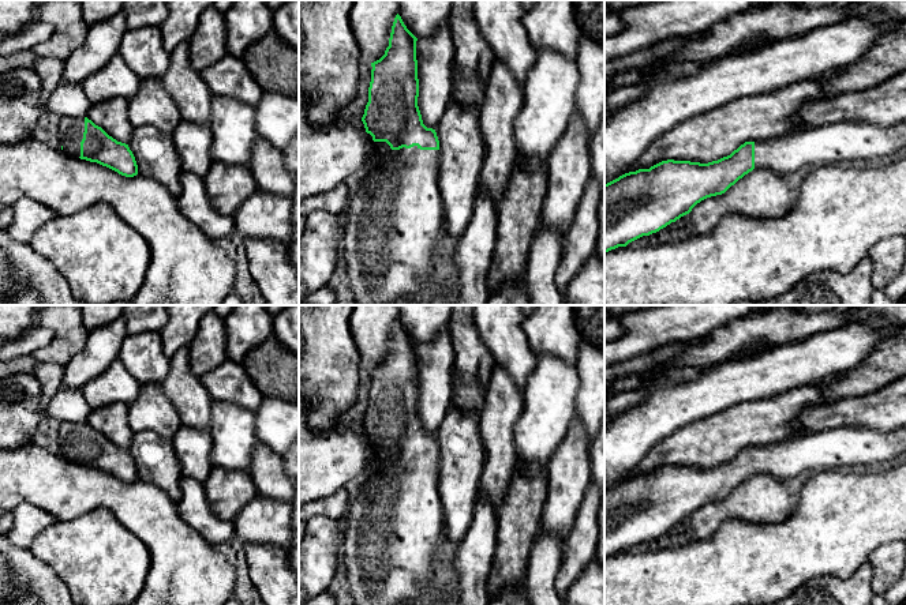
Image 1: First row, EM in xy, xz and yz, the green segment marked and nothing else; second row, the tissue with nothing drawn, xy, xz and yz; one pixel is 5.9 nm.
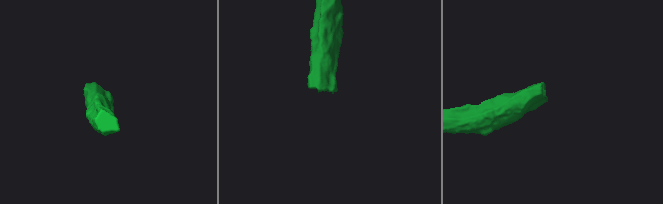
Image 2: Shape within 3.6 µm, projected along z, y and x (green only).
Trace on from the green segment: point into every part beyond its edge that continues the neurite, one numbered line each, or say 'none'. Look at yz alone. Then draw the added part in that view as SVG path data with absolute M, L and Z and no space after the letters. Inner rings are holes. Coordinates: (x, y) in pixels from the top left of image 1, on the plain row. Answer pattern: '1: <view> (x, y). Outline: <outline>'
1: yz (835, 448). Outline: M906 426L894 431L832 428L756 446L755 474L770 474L783 481L802 473L846 466L864 465L871 469L894 463L905 452Z

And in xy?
1: xy (71, 435). Outline: M61 422L59 429L59 443L63 456L75 463L79 463L83 437L85 422Z

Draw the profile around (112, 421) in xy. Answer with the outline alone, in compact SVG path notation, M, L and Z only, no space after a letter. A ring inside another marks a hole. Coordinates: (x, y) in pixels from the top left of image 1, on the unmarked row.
M111 403L90 412L86 422L101 432L109 441L121 448L128 448L134 431L128 424L130 405Z

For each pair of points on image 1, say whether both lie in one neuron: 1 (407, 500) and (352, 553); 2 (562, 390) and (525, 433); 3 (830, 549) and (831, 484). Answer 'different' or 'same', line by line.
1: same
2: same
3: same

